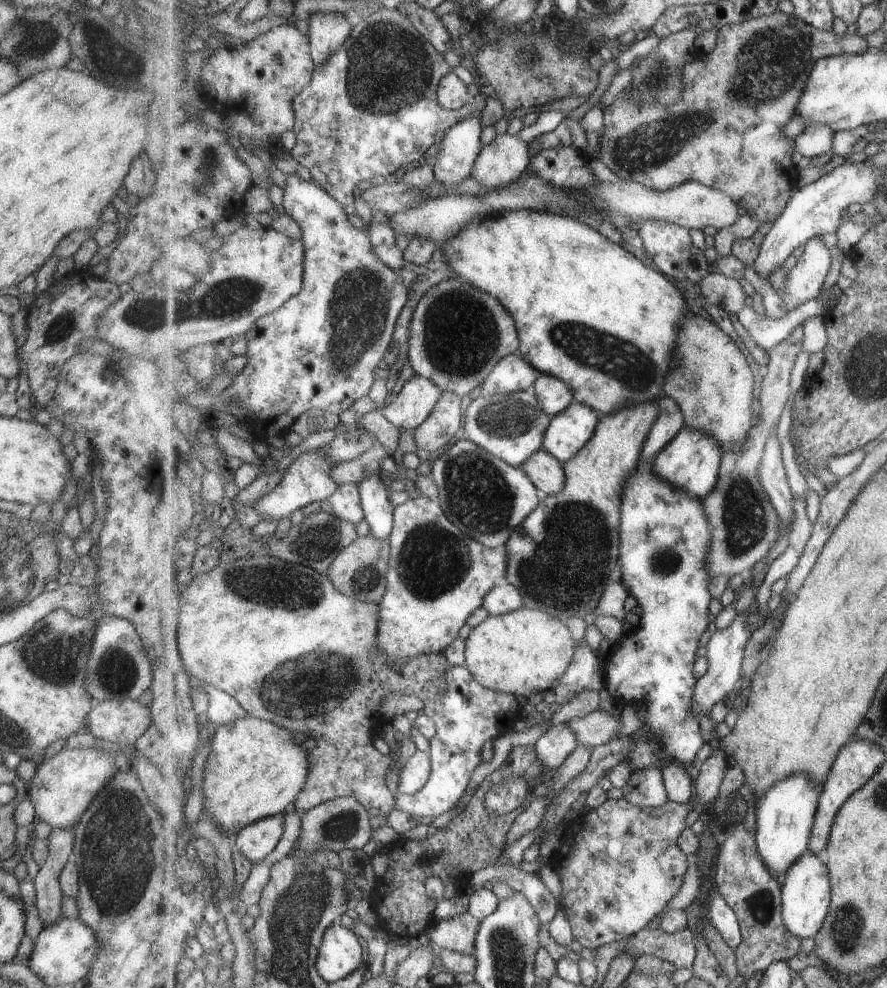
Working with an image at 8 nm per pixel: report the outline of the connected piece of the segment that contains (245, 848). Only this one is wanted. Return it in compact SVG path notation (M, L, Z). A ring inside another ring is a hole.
M286 814L269 816L241 830L235 839L235 848L253 864L275 851L286 830Z

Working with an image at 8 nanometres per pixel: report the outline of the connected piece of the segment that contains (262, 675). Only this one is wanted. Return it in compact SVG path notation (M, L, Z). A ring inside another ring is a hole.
M256 555L252 557L239 558L234 562L223 562L215 566L212 570L200 570L196 568L188 573L184 578L184 584L181 592L181 613L179 624L177 624L177 644L181 658L183 658L186 671L191 678L201 680L206 686L213 686L218 690L227 692L233 696L251 716L269 720L278 726L284 727L293 734L298 732L307 733L317 741L317 747L309 752L310 768L307 784L304 790L297 796L293 809L309 811L314 807L320 806L323 802L328 802L340 797L355 798L359 800L367 810L370 816L381 816L387 818L397 807L397 794L391 792L387 786L385 778L389 773L389 764L394 760L391 754L377 747L377 737L383 726L390 721L385 720L381 714L381 704L385 698L391 694L397 696L416 695L424 702L427 700L439 700L445 696L445 686L447 680L445 674L449 671L449 658L444 654L432 655L421 654L405 664L395 664L387 654L381 654L377 648L377 626L380 623L379 605L373 602L359 602L355 598L349 598L348 595L341 594L331 582L327 575L317 572L306 565L294 564L275 556Z

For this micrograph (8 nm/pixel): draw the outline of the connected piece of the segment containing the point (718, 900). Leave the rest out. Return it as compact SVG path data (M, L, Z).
M720 893L715 894L709 908L713 924L717 926L727 944L737 949L743 942L741 924L727 900Z

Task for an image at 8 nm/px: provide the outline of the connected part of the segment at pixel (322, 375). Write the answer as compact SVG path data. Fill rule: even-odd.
M295 173L286 174L286 178L284 209L300 226L308 251L303 290L281 309L261 318L245 335L249 364L221 394L224 399L241 400L242 407L252 412L254 420L250 426L261 442L264 437L281 438L289 433L293 422L307 410L319 408L340 416L369 394L376 381L375 373L382 370L389 342L393 341L397 318L409 300L403 278L379 258L369 233L349 222L349 214L339 200L314 180L301 180Z

